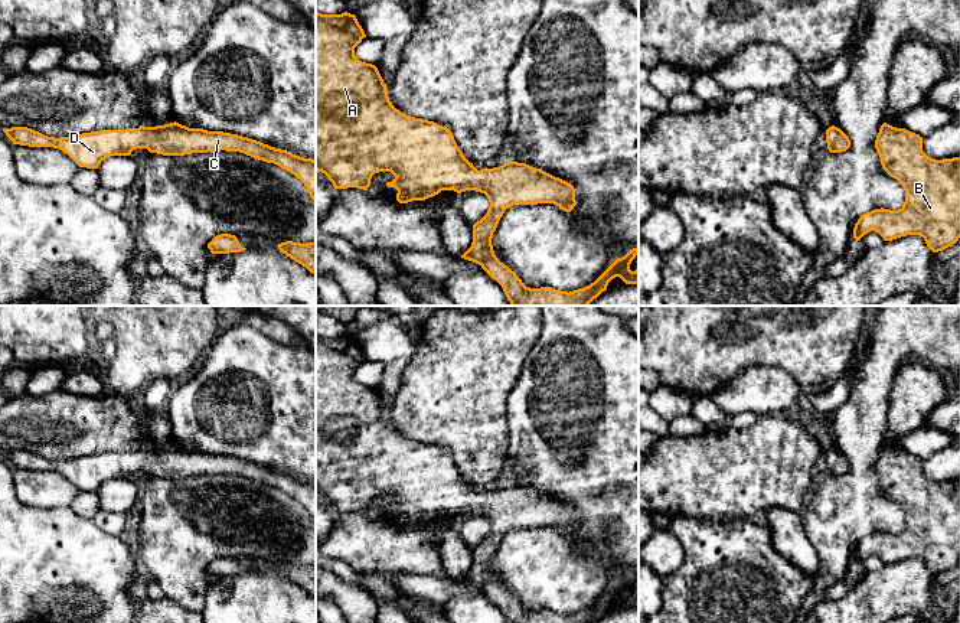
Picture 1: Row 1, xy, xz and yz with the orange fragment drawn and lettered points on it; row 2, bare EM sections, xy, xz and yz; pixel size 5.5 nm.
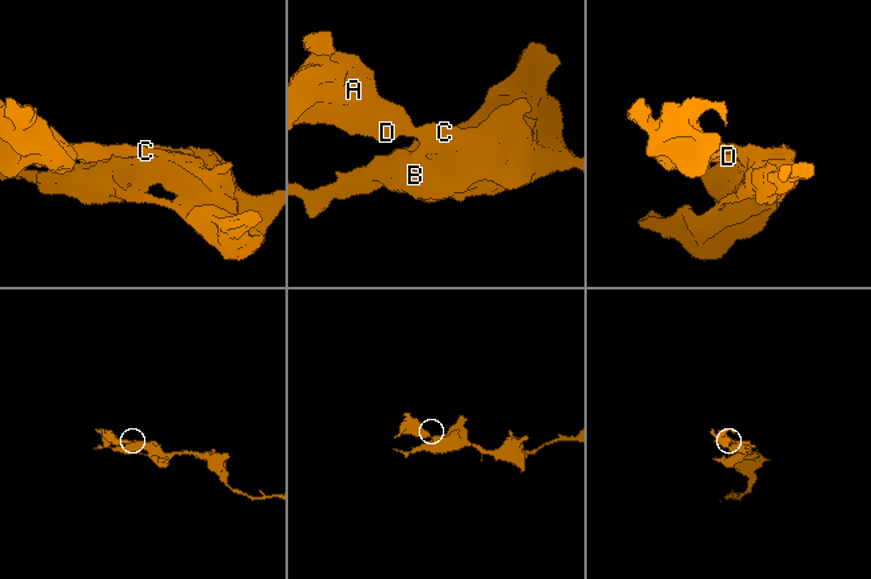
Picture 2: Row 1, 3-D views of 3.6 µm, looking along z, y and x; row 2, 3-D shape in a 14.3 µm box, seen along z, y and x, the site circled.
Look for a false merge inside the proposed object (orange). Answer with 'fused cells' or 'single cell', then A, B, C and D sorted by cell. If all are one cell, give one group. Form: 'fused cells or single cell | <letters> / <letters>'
single cell | A B C D

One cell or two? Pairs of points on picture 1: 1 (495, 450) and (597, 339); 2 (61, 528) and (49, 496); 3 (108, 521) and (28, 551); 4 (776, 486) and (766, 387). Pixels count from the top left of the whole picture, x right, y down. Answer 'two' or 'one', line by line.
1: two
2: two
3: two
4: two

